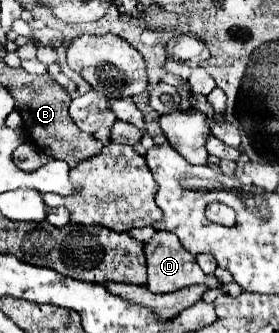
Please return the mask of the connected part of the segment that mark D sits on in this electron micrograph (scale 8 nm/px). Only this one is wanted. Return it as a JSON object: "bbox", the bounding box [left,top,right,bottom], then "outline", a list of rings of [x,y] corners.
{"bbox":[144,232,208,294],"outline":[[[156,232],[154,238],[150,238],[144,244],[146,254],[146,266],[148,266],[148,290],[154,294],[168,294],[182,290],[192,284],[208,284],[208,276],[200,270],[194,256],[182,248],[178,238],[170,232]]]}

